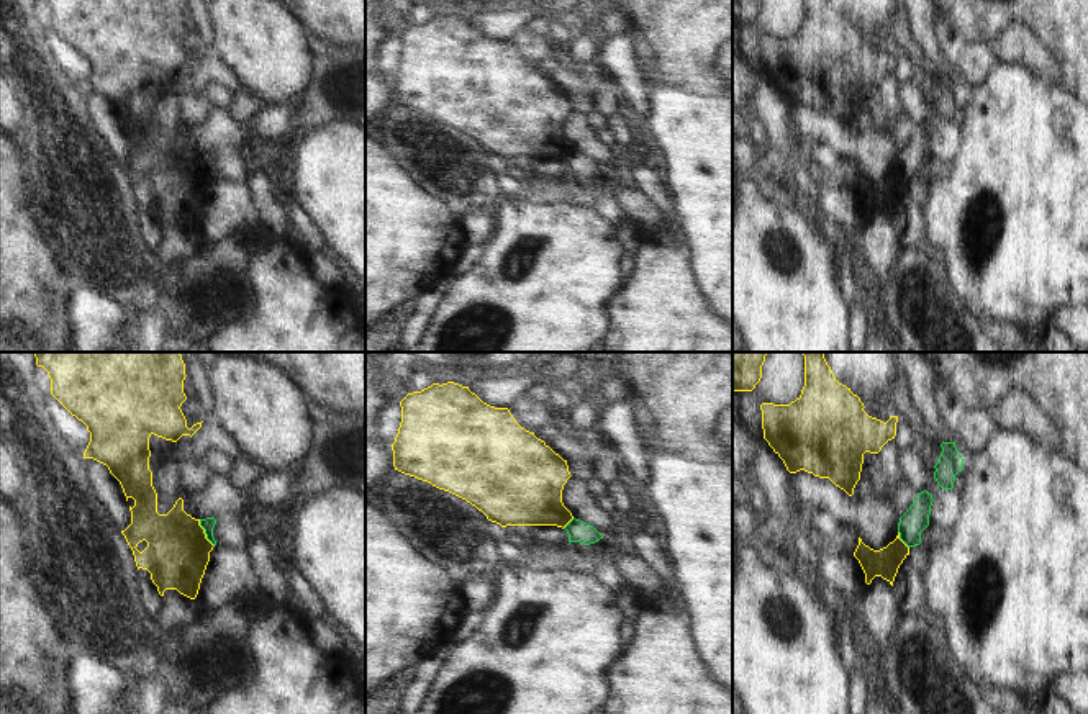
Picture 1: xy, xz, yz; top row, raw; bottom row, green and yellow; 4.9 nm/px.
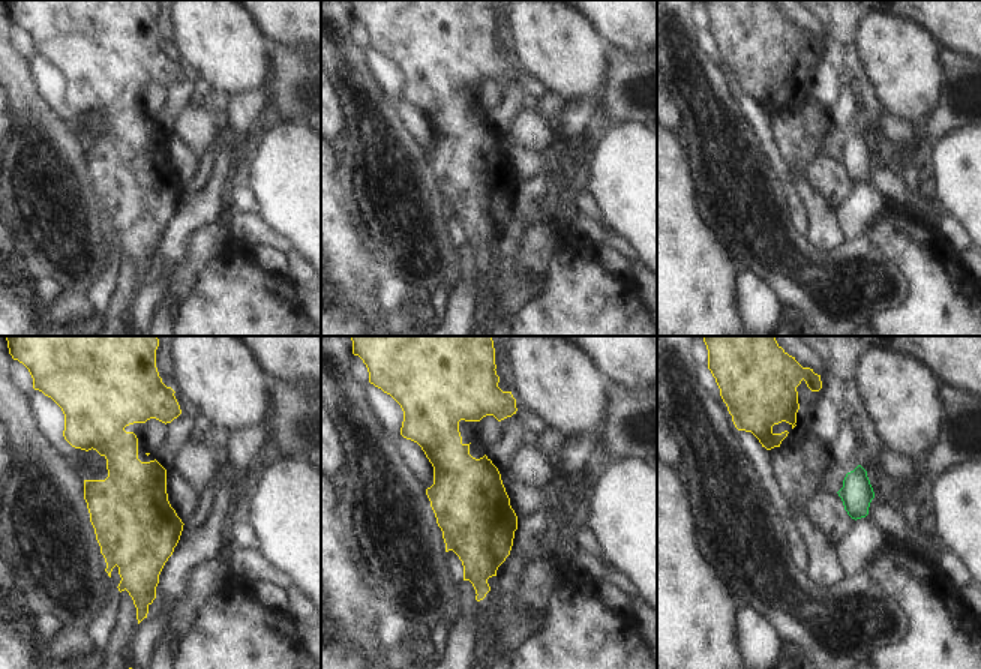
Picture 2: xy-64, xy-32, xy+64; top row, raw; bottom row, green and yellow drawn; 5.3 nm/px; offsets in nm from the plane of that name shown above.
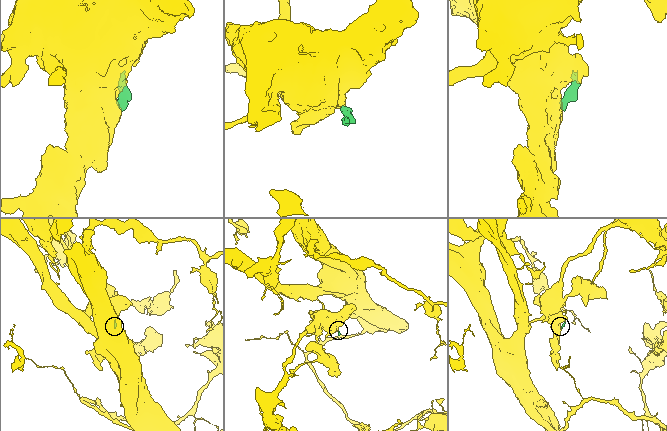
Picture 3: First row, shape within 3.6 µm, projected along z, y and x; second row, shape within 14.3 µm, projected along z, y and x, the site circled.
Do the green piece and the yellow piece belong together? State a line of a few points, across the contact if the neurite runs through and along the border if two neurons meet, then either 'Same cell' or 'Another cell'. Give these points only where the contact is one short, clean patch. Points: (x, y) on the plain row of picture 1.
Line: xy (199, 153), (205, 171), (213, 179). Another cell

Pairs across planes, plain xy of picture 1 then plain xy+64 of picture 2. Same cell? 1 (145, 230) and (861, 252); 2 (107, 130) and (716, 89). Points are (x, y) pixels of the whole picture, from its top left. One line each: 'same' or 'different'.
1: different
2: different

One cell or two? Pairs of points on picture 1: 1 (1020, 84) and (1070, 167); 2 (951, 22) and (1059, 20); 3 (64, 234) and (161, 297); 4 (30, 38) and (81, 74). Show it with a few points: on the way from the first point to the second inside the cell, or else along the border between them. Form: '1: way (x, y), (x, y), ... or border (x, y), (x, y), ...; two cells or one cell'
1: way (1020, 105), (1020, 117), (1049, 146); one cell
2: way (977, 17), (1033, 17); one cell
3: way (89, 254), (130, 295), (136, 297); one cell
4: border (43, 33), (49, 56), (72, 82); two cells

